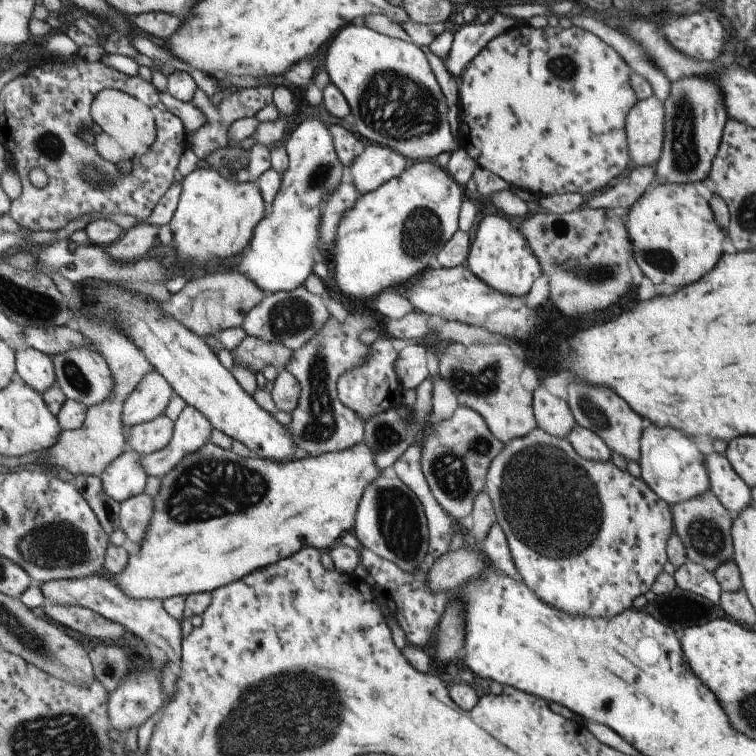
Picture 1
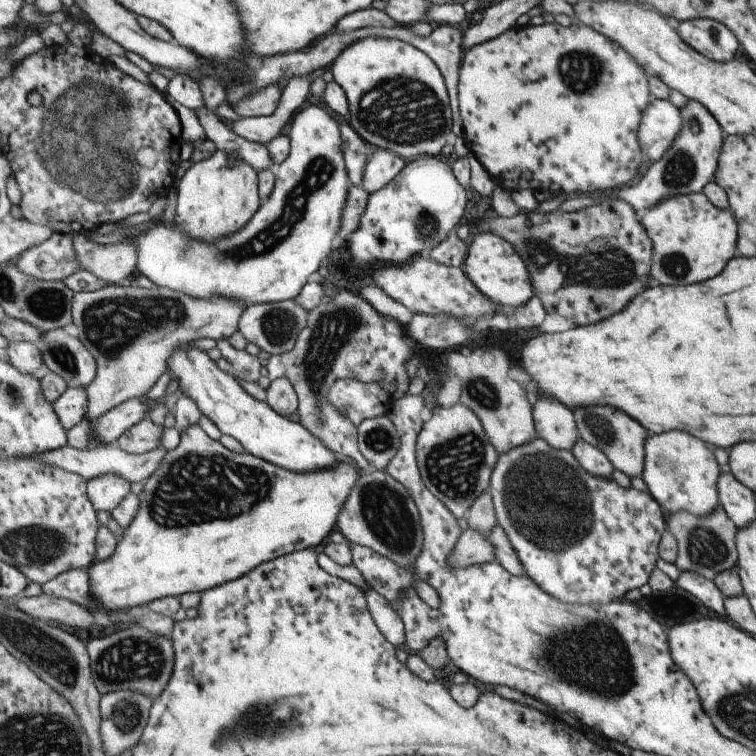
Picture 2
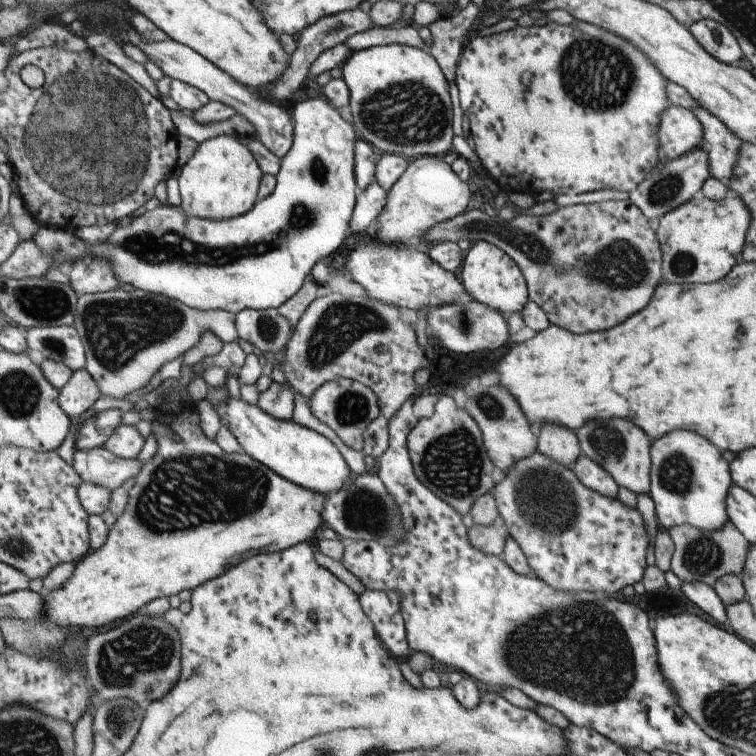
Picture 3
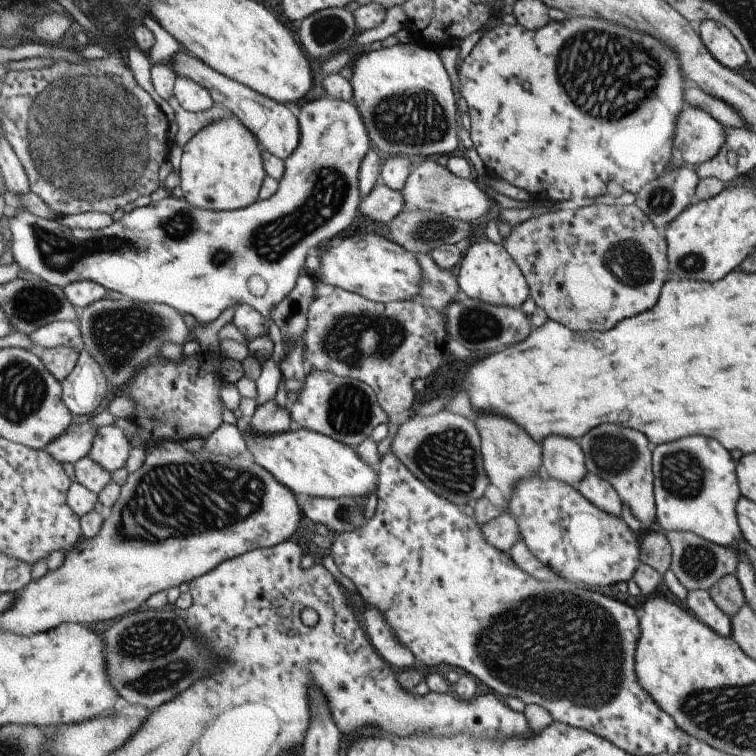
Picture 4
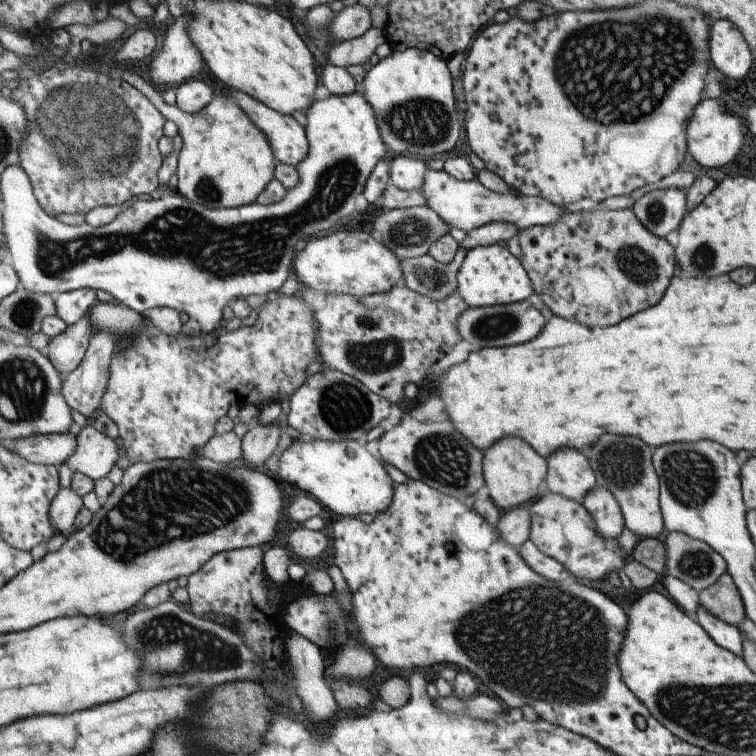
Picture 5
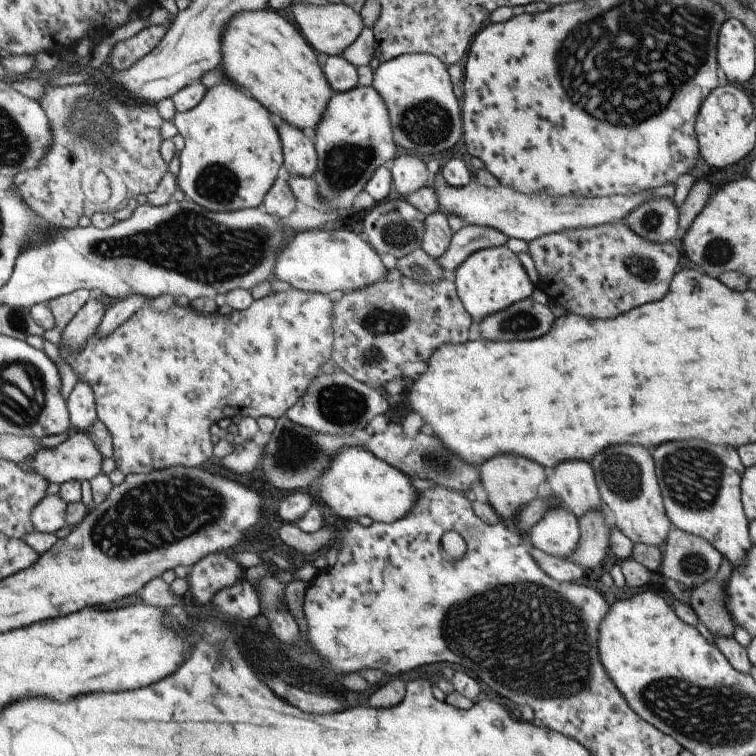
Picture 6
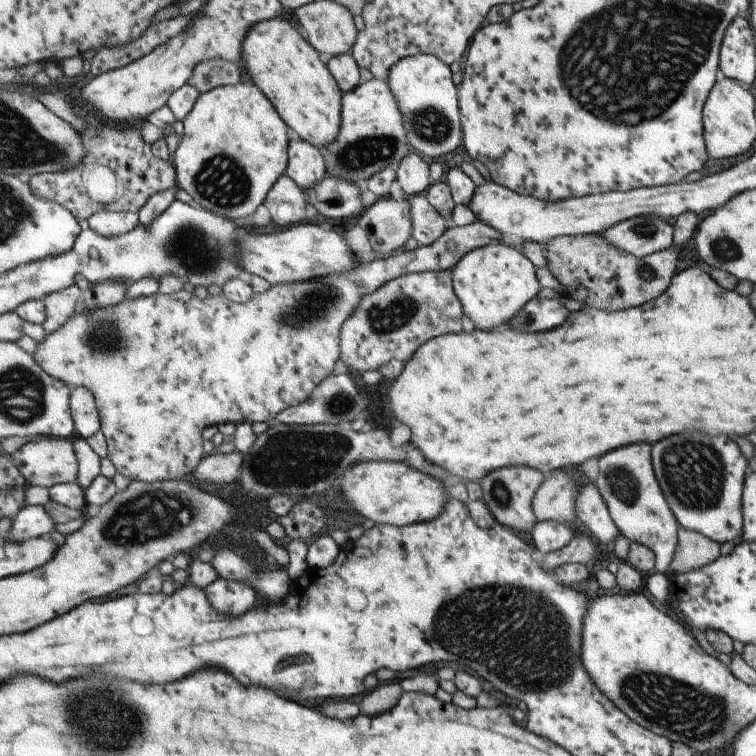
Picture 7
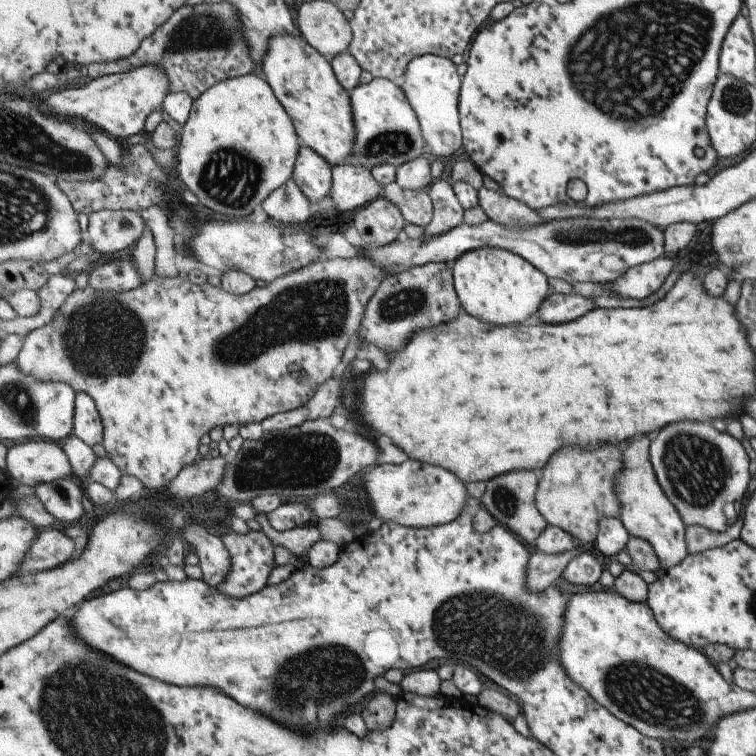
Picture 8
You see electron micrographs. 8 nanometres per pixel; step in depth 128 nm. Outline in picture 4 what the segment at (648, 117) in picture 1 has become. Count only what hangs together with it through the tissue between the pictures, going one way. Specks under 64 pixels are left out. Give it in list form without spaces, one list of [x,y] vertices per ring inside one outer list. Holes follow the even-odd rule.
[[[683,106],[674,124],[674,149],[681,154],[684,164],[695,167],[709,160],[723,144],[723,126],[702,110]]]

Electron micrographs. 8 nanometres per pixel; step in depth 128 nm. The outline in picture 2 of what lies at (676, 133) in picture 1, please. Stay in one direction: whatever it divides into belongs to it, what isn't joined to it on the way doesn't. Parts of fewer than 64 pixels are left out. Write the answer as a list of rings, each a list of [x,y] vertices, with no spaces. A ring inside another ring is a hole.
[[[686,99],[684,105],[679,107],[678,110],[681,112],[681,129],[679,129],[677,138],[671,141],[669,148],[662,154],[661,160],[649,165],[637,182],[631,186],[623,186],[621,190],[618,190],[618,198],[631,203],[635,210],[640,208],[648,209],[655,203],[668,199],[670,196],[699,192],[703,186],[712,180],[712,176],[716,171],[716,162],[723,139],[723,132],[719,123],[711,116],[706,106],[703,106],[695,99]]]

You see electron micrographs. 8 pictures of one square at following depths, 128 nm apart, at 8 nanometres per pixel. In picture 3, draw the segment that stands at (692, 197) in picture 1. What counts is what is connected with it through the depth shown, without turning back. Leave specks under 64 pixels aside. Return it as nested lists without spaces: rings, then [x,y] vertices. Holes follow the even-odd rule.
[[[731,189],[723,200],[712,201],[696,195],[668,213],[663,213],[658,218],[655,230],[662,251],[663,280],[675,284],[721,280],[731,270],[733,258],[741,252],[749,225],[750,213]]]

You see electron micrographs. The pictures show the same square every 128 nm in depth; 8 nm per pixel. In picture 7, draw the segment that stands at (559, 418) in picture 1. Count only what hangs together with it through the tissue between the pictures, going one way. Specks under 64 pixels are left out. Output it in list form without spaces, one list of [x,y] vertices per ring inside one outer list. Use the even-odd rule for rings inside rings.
[[[595,482],[582,484],[576,502],[578,522],[582,522],[598,540],[611,544],[619,536],[619,527],[609,514],[609,508]]]

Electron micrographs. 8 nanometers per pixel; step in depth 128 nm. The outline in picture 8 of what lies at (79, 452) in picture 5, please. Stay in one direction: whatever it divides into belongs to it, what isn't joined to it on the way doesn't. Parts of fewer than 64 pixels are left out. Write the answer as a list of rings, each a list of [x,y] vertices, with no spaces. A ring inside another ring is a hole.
[[[44,439],[10,445],[5,470],[19,483],[34,488],[41,483],[75,477],[65,449]]]

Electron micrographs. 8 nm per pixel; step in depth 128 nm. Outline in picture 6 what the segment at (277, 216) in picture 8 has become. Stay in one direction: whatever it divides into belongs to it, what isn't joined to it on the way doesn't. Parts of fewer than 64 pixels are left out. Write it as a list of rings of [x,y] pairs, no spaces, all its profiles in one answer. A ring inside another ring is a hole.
[[[283,168],[278,180],[275,181],[274,188],[264,198],[264,208],[272,215],[285,218],[295,212],[298,201],[290,185],[289,172]]]

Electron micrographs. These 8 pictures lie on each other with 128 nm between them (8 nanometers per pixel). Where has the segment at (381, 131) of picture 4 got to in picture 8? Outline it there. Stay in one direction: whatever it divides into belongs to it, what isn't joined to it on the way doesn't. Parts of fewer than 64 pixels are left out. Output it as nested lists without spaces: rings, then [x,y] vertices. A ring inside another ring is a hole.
[[[433,53],[424,54],[410,62],[400,85],[418,115],[420,127],[430,152],[439,158],[453,156],[461,146],[464,146],[459,106],[462,80],[457,72],[457,65],[453,64],[450,58]]]

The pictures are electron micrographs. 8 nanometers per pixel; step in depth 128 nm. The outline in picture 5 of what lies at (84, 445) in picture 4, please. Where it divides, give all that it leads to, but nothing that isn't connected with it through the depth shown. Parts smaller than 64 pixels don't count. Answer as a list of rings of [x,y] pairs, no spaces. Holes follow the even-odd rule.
[[[67,431],[63,434],[35,435],[6,443],[6,447],[20,454],[29,462],[40,465],[61,466],[76,453],[78,435]]]

